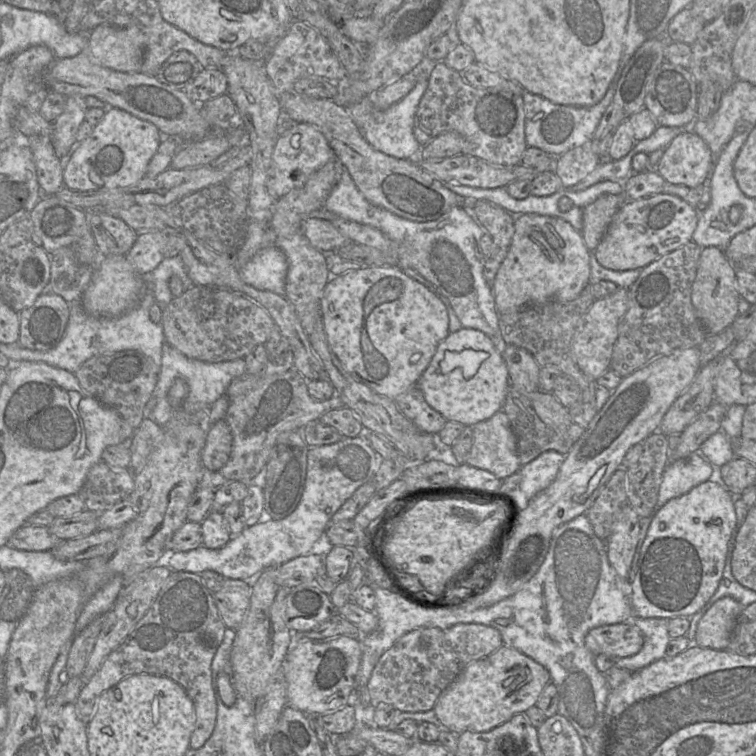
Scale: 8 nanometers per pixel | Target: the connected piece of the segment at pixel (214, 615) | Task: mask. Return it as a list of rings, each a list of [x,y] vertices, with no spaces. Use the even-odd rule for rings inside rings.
[[[172,571],[144,616],[124,641],[107,656],[91,679],[85,682],[74,703],[79,718],[88,725],[101,694],[122,679],[141,673],[161,675],[181,685],[193,701],[195,725],[189,748],[202,747],[216,724],[211,663],[223,640],[225,629],[213,596],[200,574]]]

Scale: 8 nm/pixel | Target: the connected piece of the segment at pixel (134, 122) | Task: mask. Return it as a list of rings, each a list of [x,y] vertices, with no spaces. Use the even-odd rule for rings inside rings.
[[[108,107],[90,136],[77,143],[66,160],[62,159],[64,186],[78,191],[131,187],[146,176],[148,164],[163,138],[151,122]]]

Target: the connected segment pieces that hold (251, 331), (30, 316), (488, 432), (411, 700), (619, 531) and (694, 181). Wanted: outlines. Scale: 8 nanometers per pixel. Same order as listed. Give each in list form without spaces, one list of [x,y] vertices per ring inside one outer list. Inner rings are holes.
[[[209,286],[186,289],[162,309],[165,342],[189,358],[211,363],[244,358],[256,346],[265,345],[275,326],[257,302],[231,290]]]
[[[44,291],[32,306],[19,312],[20,346],[48,351],[62,339],[70,315],[70,304],[61,296]]]
[[[503,410],[496,412],[491,418],[471,426],[473,445],[464,463],[491,472],[503,480],[520,470],[517,439],[512,431],[508,416]]]
[[[470,623],[457,624],[446,629],[417,628],[398,639],[379,659],[367,687],[370,704],[391,705],[402,712],[426,712],[434,708],[439,695],[455,680],[471,662],[489,656],[503,646],[501,633],[494,627]]]
[[[627,503],[613,523],[607,541],[607,555],[611,566],[622,581],[629,581],[629,572],[639,540],[641,518]]]
[[[688,128],[665,148],[655,170],[668,183],[694,189],[704,182],[711,164],[709,146]]]

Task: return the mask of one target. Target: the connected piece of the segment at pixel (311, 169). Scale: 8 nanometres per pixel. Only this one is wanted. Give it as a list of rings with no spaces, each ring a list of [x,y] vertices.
[[[296,123],[277,138],[267,179],[269,193],[278,199],[303,186],[310,176],[332,159],[338,159],[323,133],[315,126]]]

